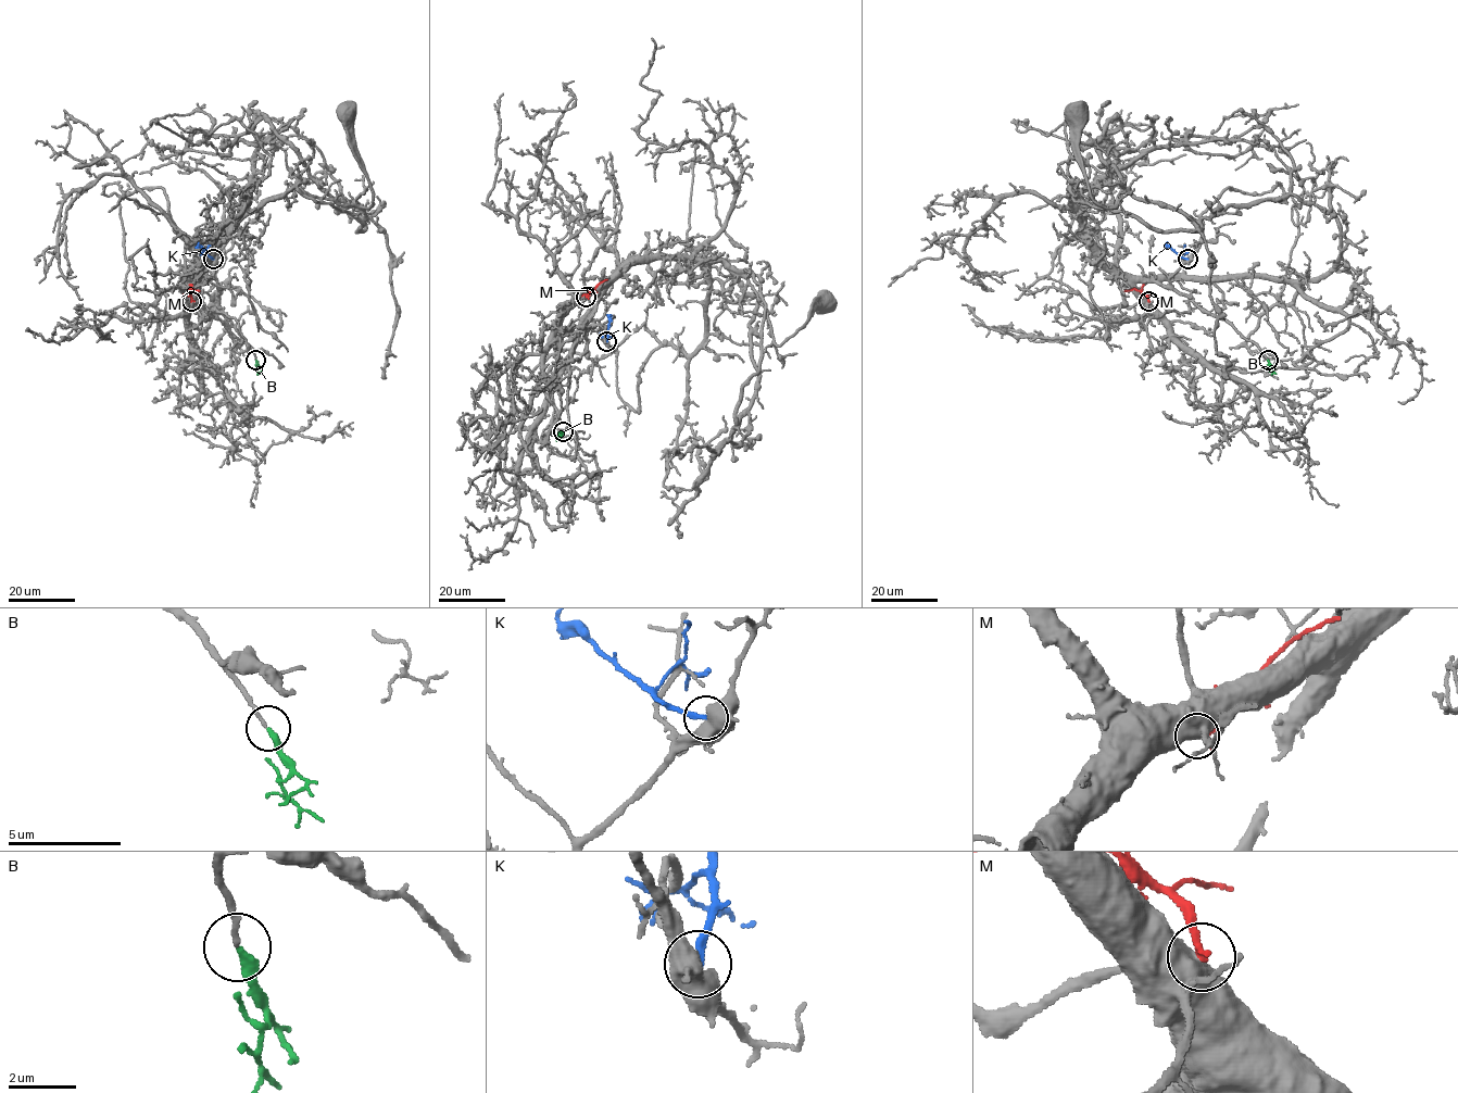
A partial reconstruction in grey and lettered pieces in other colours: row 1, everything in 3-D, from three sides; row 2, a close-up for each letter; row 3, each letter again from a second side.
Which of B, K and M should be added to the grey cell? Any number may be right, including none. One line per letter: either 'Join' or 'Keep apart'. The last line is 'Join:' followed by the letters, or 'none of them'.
B: Join
K: Keep apart
M: Keep apart
Join: B

